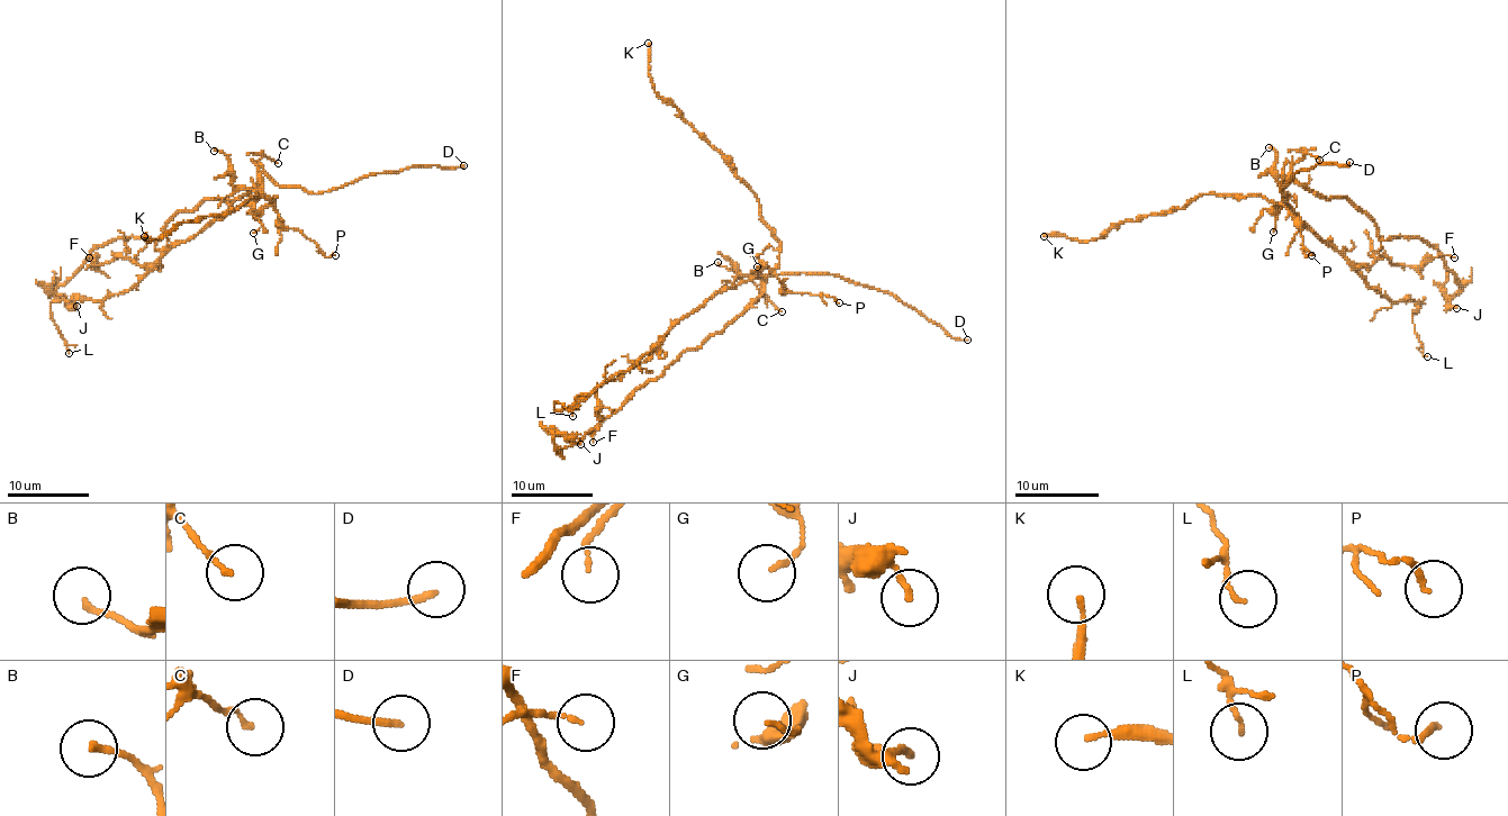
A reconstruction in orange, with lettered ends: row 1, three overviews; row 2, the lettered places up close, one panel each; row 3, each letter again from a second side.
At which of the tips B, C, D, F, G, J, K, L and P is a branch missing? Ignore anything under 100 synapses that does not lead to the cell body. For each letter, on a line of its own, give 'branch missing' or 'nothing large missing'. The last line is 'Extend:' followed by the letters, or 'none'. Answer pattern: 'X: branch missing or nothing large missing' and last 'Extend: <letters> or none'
B: nothing large missing
C: nothing large missing
D: branch missing
F: nothing large missing
G: nothing large missing
J: nothing large missing
K: nothing large missing
L: nothing large missing
P: nothing large missing
Extend: D

